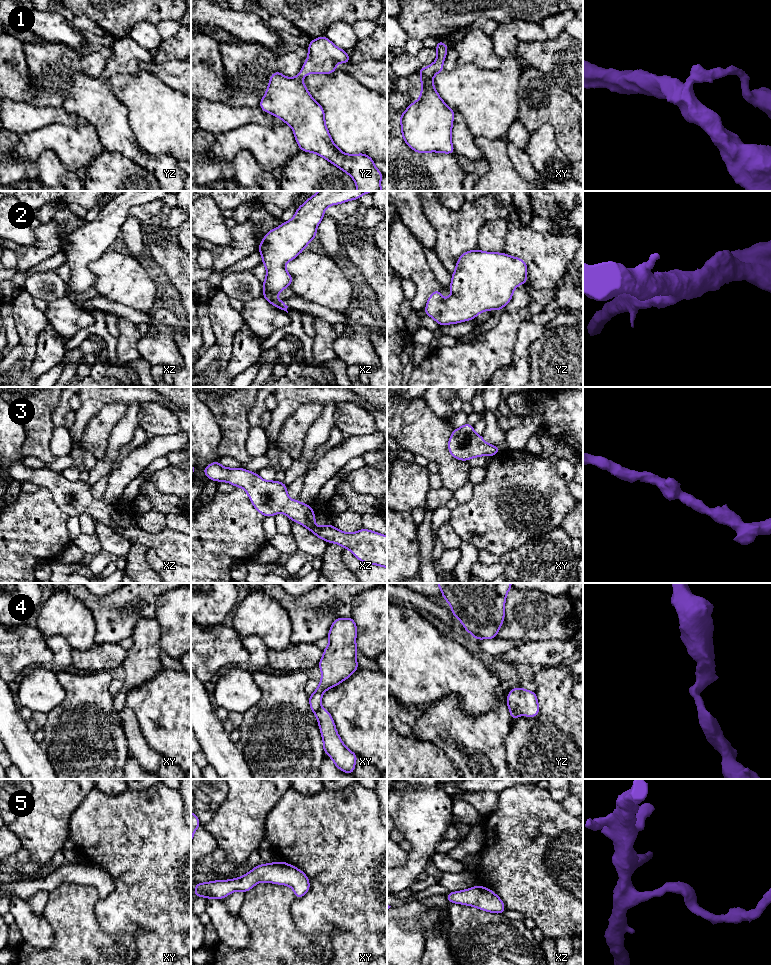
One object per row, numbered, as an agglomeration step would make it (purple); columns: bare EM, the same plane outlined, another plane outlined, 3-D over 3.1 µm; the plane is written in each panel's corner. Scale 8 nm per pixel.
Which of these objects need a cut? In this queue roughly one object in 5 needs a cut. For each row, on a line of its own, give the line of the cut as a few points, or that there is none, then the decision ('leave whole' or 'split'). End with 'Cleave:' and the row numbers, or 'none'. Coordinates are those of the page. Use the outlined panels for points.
1: cut none; leave whole
2: cut none; leave whole
3: cut none; leave whole
4: cut none; leave whole
5: cut none; leave whole
Cleave: none

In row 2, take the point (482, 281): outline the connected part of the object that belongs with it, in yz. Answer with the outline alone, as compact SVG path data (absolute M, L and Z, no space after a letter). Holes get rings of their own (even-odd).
M479 249L464 252L452 273L452 295L443 299L439 289L428 298L425 314L440 326L473 320L484 311L500 311L518 285L527 283L527 264L503 252Z

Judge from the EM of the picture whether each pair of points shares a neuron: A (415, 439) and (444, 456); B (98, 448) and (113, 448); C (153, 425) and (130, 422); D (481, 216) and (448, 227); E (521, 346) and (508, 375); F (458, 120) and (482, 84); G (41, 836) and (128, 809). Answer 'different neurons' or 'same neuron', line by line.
A: same neuron
B: different neurons
C: different neurons
D: same neuron
E: same neuron
F: different neurons
G: different neurons

